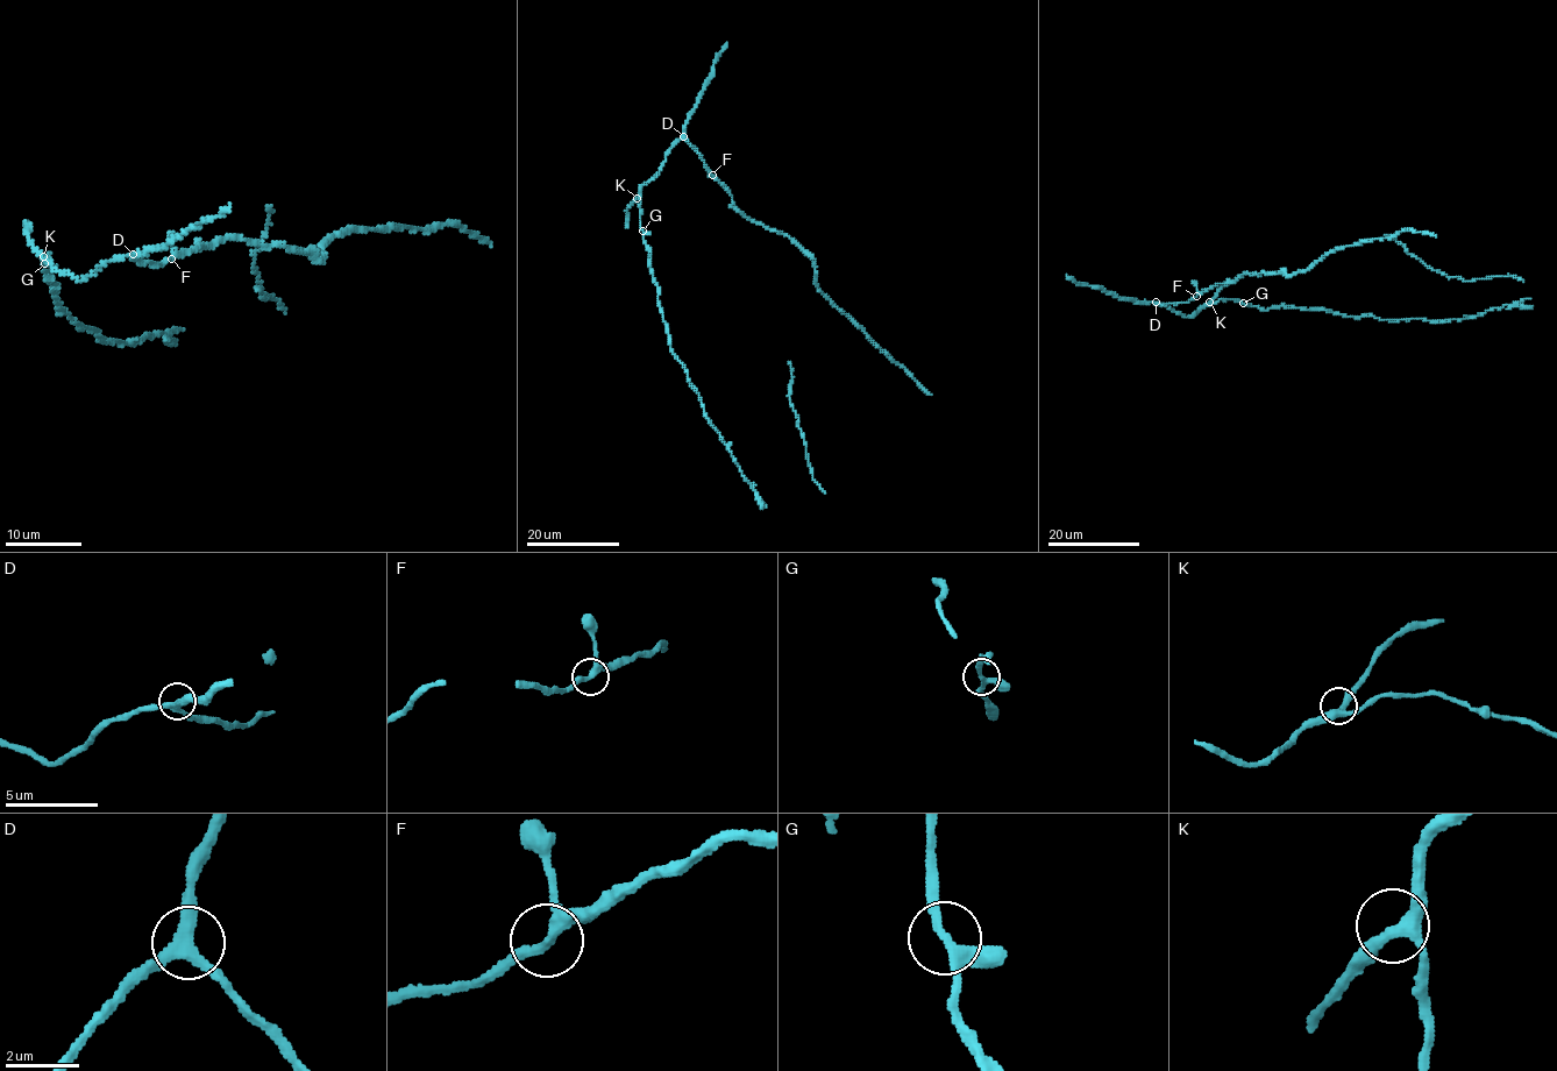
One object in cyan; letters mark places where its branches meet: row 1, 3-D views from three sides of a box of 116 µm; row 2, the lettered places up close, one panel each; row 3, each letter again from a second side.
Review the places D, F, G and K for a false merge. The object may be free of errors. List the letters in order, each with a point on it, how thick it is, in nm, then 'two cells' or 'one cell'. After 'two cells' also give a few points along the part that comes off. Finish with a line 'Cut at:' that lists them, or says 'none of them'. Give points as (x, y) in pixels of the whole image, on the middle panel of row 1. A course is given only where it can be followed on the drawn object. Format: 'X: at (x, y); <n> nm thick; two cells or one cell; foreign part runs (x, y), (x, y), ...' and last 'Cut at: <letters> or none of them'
D: at (683, 136); 320 nm thick; one cell
F: at (712, 175); 240 nm thick; one cell
G: at (642, 231); 240 nm thick; two cells
K: at (637, 198); 300 nm thick; one cell
Cut at: G

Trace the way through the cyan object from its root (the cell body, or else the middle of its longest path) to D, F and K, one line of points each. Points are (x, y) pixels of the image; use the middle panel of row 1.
D: (645, 242), (641, 229), (640, 188), (655, 176), (667, 151), (683, 136)
F: (645, 242), (641, 229), (640, 188), (655, 176), (667, 151), (683, 139), (712, 175)
K: (645, 242), (641, 204), (637, 198)

